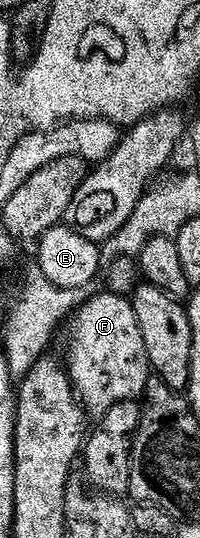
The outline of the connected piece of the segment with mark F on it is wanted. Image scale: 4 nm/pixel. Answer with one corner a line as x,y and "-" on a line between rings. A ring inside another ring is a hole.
104,290
101,296
89,295
75,309
71,324
72,349
68,352
66,371
87,415
99,418
105,416
110,406
118,406
118,402
140,400
148,391
150,365
131,299
111,290

